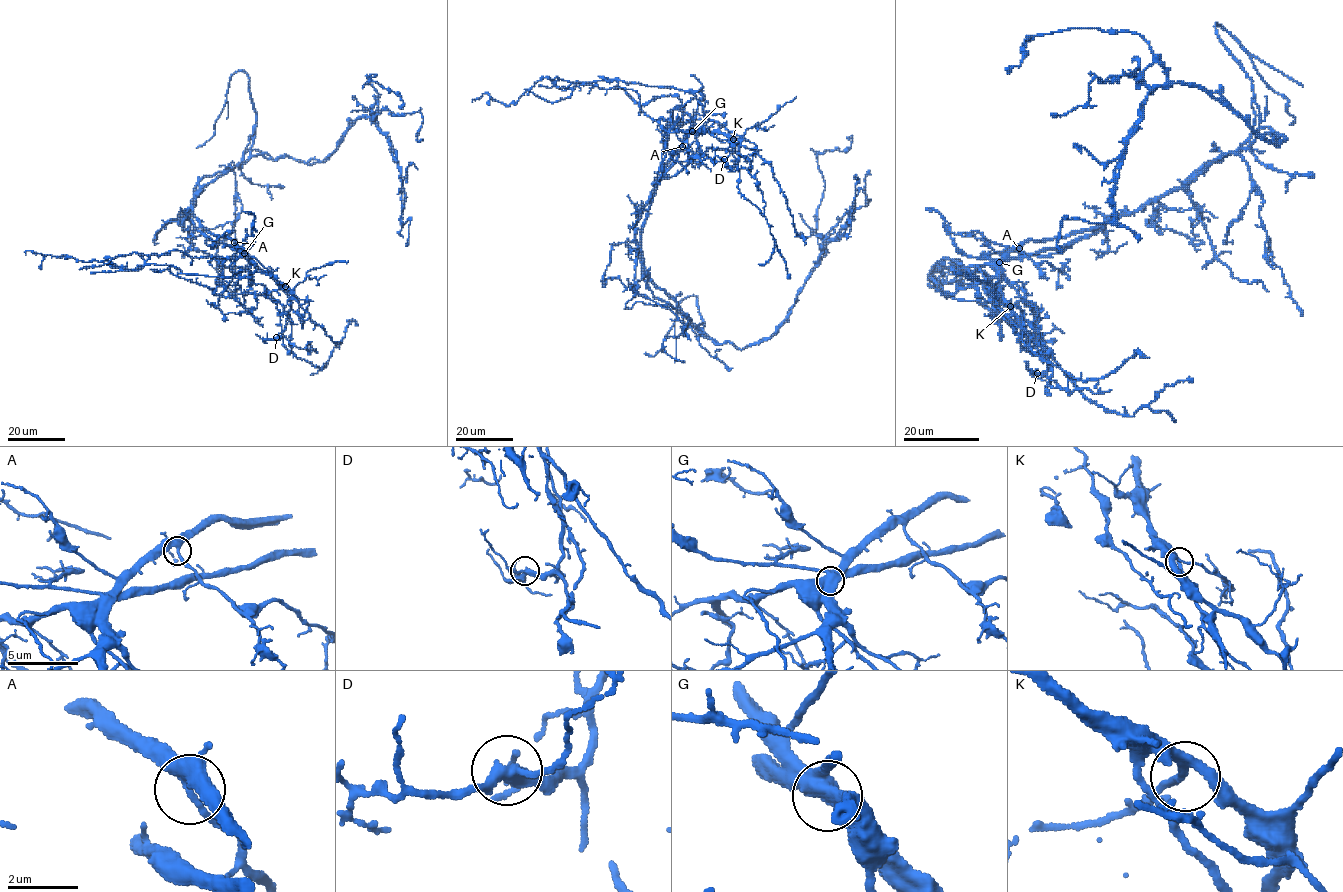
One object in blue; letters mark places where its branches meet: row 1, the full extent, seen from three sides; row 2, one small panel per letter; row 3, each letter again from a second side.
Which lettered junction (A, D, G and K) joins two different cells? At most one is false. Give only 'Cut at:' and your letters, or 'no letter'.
Cut at: G

